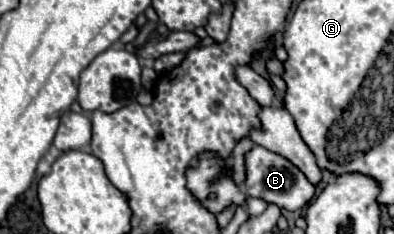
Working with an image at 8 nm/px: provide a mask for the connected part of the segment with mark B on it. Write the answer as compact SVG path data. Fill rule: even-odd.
M253 145L253 149L245 153L245 173L247 173L245 179L247 197L257 197L267 203L275 203L287 211L297 211L305 207L315 195L313 183L291 161L269 149L263 149L261 145Z

